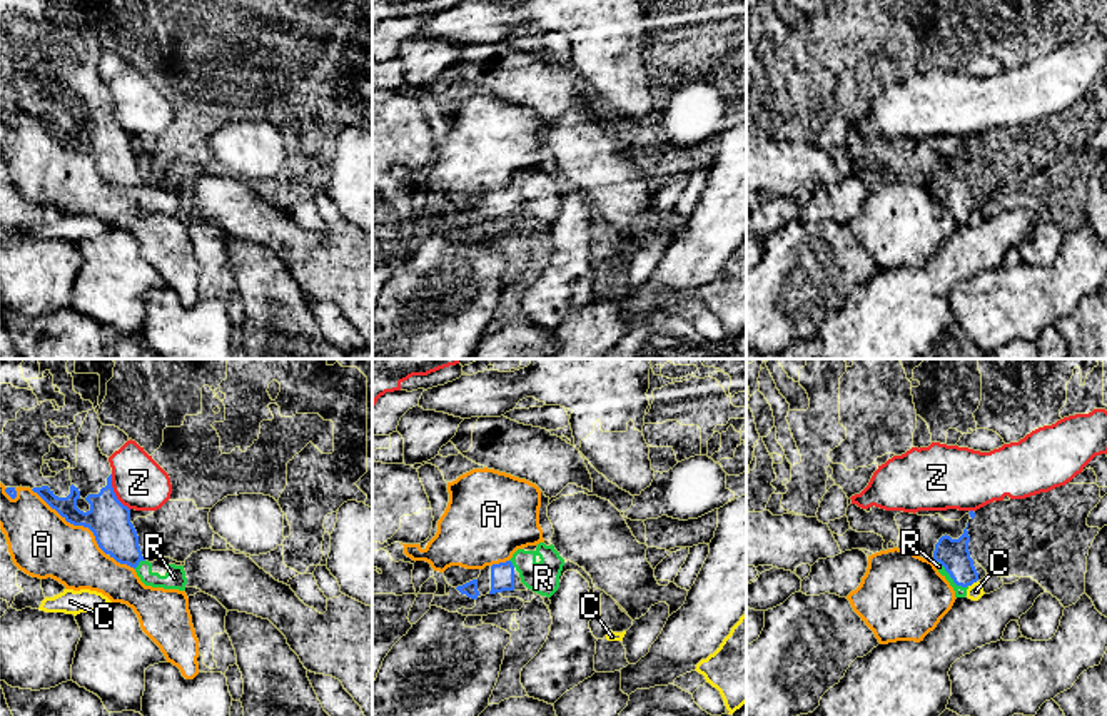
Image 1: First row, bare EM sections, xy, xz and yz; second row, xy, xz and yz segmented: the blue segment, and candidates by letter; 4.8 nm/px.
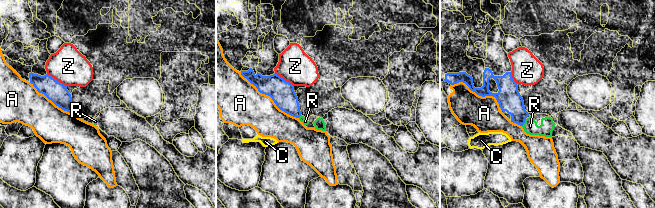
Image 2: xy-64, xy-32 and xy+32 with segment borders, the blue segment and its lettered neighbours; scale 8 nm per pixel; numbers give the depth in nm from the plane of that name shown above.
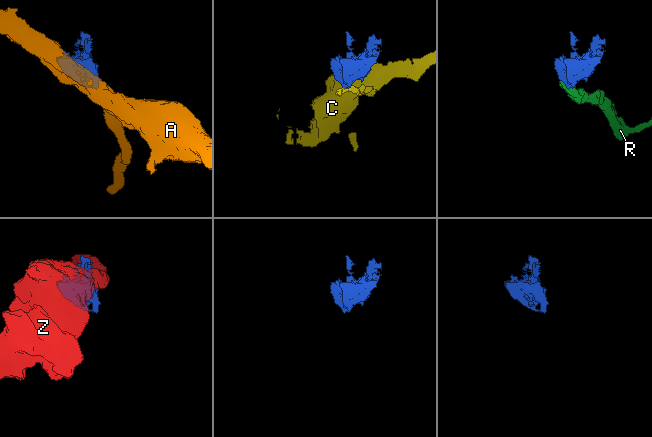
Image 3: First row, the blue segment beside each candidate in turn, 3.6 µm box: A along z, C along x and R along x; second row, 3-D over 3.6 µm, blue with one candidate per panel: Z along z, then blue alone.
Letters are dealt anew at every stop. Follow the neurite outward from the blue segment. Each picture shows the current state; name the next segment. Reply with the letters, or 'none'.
R

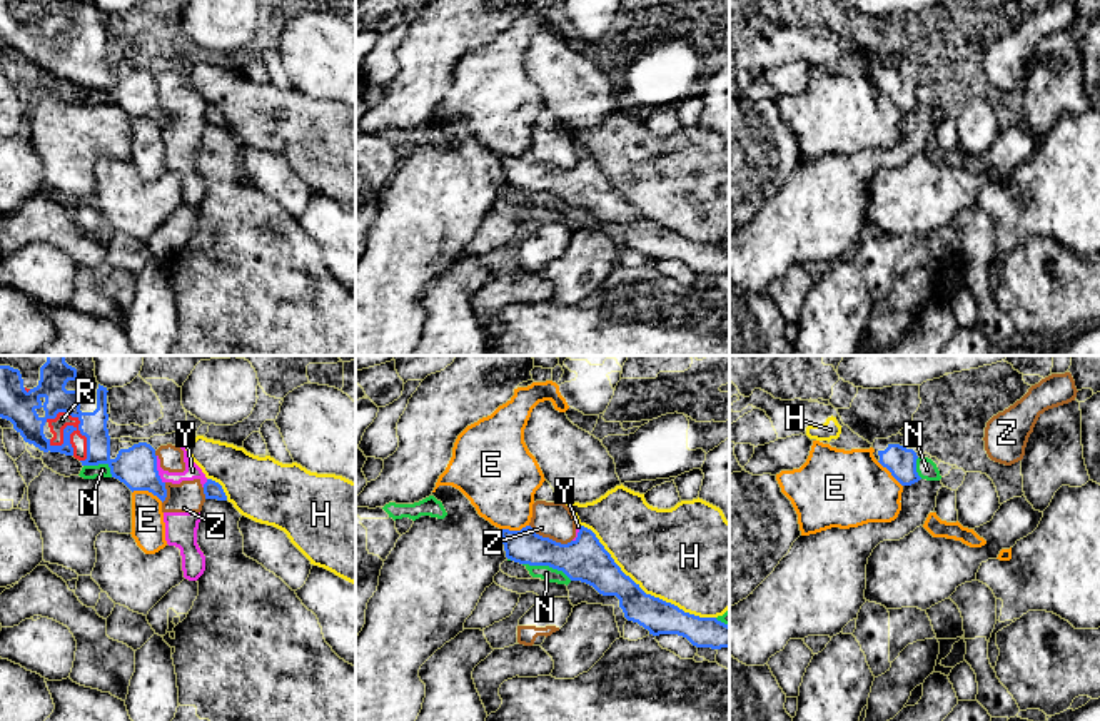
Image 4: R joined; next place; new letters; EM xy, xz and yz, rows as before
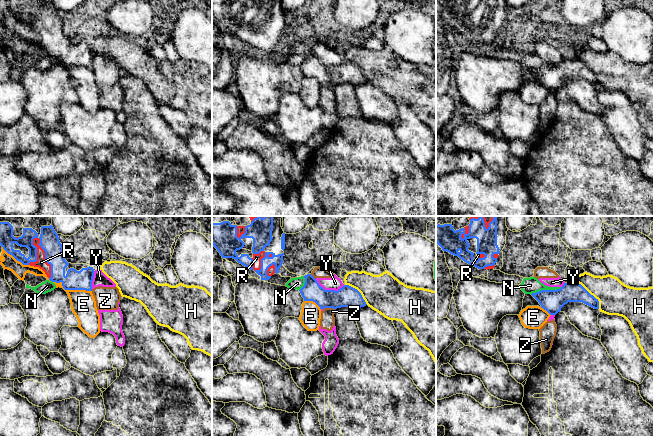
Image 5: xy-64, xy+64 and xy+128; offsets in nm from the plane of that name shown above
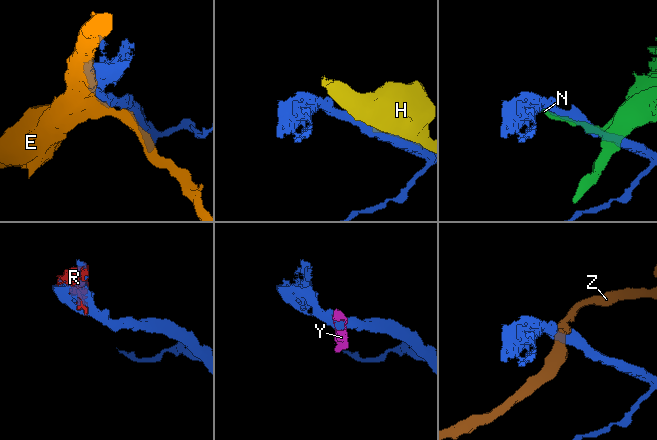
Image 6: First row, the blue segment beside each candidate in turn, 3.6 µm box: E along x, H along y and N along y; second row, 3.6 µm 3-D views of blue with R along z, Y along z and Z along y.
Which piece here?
R

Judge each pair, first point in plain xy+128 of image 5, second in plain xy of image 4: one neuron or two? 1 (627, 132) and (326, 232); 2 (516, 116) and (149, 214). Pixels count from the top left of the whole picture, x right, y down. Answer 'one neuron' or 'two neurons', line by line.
1: one neuron
2: one neuron

